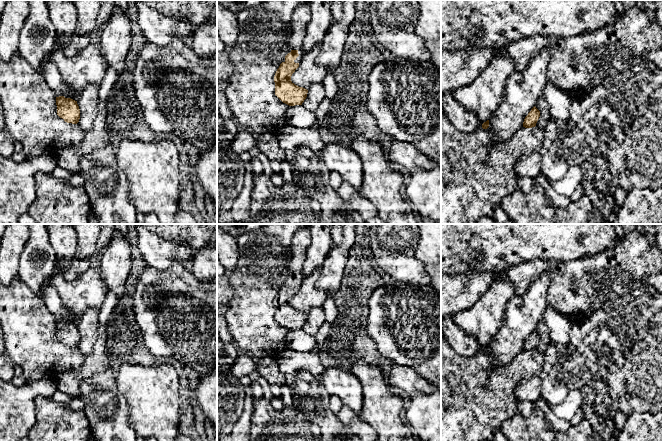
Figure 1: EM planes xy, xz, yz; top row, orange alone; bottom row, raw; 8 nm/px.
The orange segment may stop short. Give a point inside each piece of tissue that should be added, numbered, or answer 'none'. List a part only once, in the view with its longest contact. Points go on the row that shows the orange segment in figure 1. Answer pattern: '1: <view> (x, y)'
1: xz (301, 16)

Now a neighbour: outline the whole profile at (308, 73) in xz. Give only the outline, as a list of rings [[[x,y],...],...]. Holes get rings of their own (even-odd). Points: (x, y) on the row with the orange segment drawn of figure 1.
[[[320,43],[303,55],[299,67],[291,76],[292,83],[307,90],[313,84],[322,84],[323,79],[330,71],[316,64],[315,60],[319,51]]]

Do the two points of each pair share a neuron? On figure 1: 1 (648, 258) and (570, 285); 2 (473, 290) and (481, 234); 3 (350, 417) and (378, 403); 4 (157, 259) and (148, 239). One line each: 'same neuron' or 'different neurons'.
1: same neuron
2: different neurons
3: different neurons
4: same neuron

